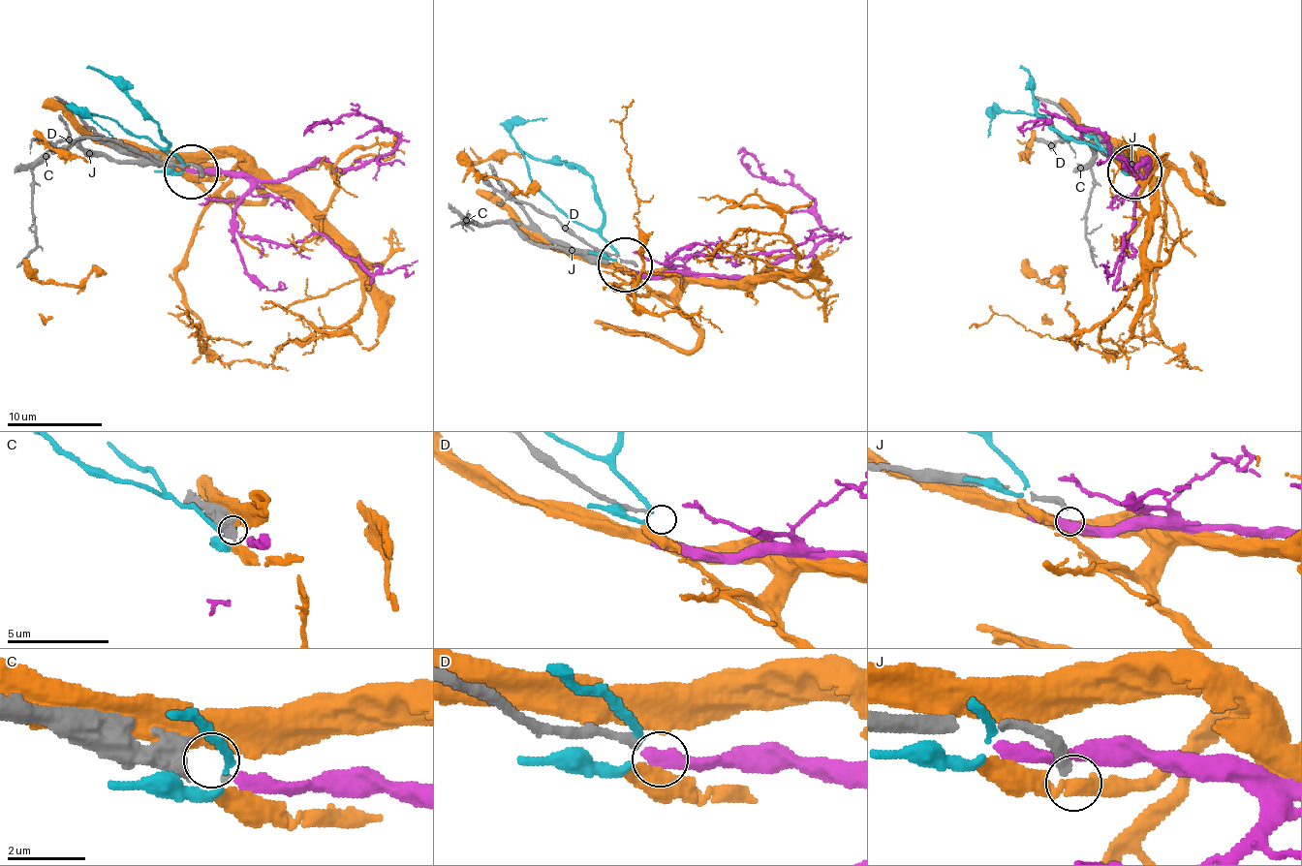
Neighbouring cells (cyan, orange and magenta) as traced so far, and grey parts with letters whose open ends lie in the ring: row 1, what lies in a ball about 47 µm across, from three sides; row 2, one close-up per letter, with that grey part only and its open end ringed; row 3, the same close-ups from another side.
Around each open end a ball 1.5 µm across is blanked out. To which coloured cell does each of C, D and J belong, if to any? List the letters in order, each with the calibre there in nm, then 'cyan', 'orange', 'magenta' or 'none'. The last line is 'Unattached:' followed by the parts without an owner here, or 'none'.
C: 280 nm thick; none
D: 190 nm thick; none
J: 280 nm thick; none
Unattached: C, D, J

